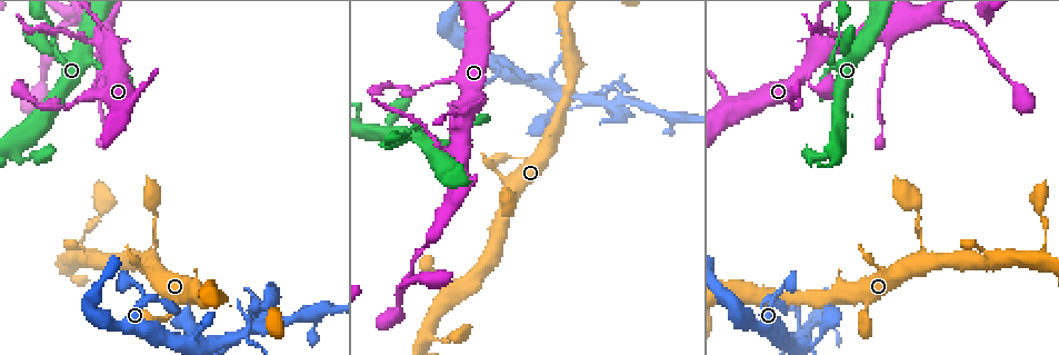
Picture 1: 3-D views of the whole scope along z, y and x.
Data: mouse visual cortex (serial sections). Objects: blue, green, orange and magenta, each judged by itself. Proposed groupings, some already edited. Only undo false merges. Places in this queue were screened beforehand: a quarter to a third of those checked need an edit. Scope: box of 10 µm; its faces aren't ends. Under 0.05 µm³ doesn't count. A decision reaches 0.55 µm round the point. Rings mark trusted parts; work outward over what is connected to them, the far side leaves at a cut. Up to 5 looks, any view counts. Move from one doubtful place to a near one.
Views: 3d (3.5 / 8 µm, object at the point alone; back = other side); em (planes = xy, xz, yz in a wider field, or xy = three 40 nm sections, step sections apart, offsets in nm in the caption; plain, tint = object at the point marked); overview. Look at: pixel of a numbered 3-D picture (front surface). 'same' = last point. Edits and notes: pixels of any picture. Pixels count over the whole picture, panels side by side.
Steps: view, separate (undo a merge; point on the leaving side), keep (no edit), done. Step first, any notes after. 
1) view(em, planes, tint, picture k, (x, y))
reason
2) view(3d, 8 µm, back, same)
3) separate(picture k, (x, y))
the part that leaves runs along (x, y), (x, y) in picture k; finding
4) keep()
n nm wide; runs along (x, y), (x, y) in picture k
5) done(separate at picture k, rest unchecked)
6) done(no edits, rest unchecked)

view(3d, 3.5 µm, picture 1, (162, 319))
sharp bend

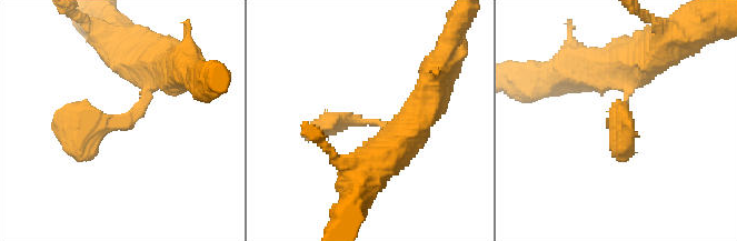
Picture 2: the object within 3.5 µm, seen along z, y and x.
view(em, xy, step 2, tint, picture 2, (119, 122))

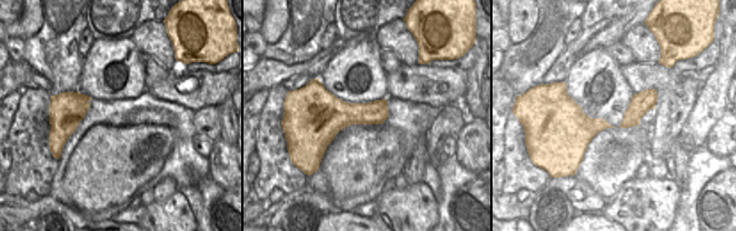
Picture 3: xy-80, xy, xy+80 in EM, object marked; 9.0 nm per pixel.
keep()
runs along (647, 54), (616, 122), (630, 157) in picture 2; one cell here

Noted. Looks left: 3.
view(3d, 3.5 µm, picture 1, (1039, 256))
sharp bend

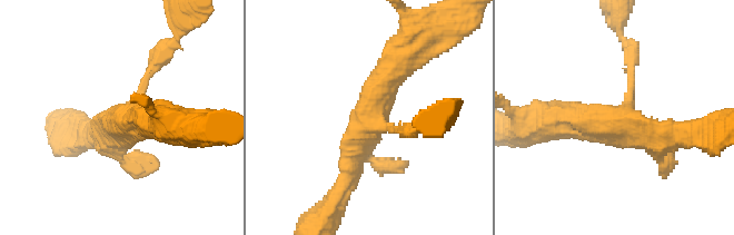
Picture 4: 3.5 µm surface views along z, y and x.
view(em, xy, step 5, plain, picture 4, (374, 114))

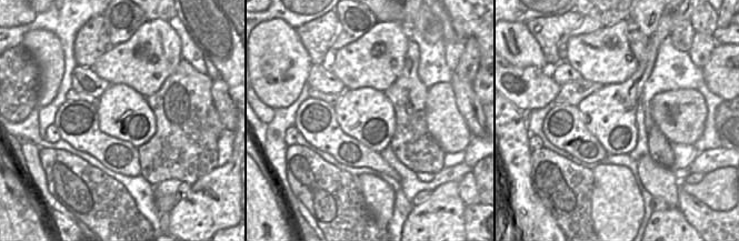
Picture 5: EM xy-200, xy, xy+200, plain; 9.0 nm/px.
view(em, xy, step 5, tint, same)
where the object lies

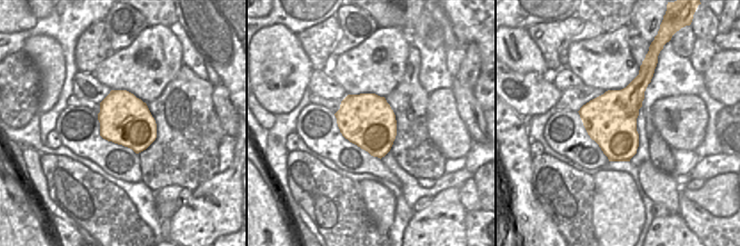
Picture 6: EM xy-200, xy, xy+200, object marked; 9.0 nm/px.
keep()
one cell here

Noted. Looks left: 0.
done(no edits, rest unchecked)

